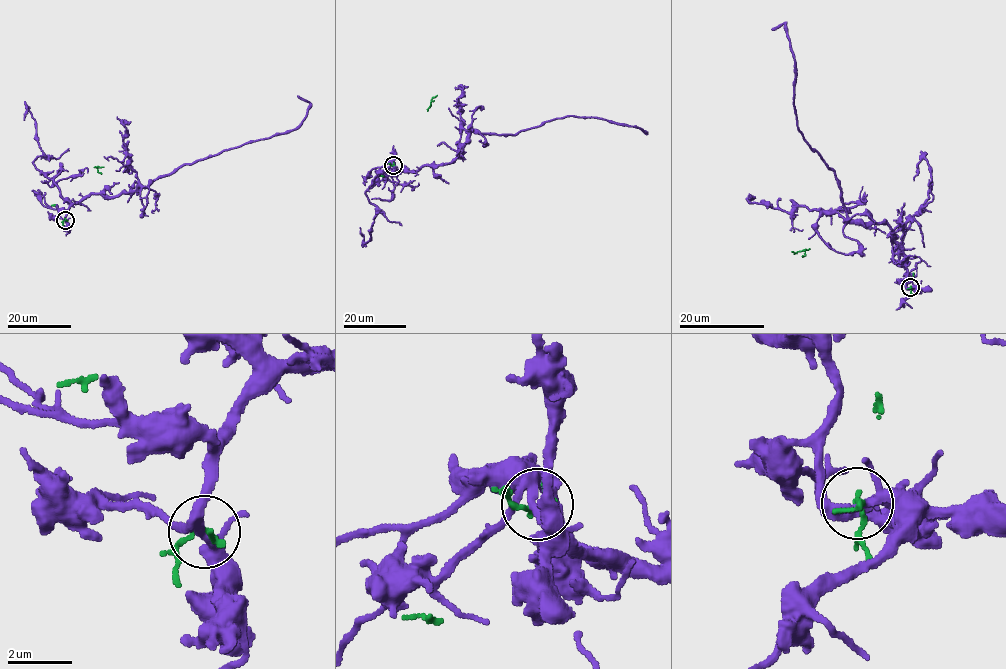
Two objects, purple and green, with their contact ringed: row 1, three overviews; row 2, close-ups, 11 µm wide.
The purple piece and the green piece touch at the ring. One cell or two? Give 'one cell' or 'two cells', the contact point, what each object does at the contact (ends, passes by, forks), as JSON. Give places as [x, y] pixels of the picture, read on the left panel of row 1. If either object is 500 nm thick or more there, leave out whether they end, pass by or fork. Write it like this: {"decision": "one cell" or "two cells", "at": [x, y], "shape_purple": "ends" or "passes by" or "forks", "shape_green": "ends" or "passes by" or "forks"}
{"decision": "two cells", "at": [65, 220], "shape_purple": "forks", "shape_green": "ends"}

